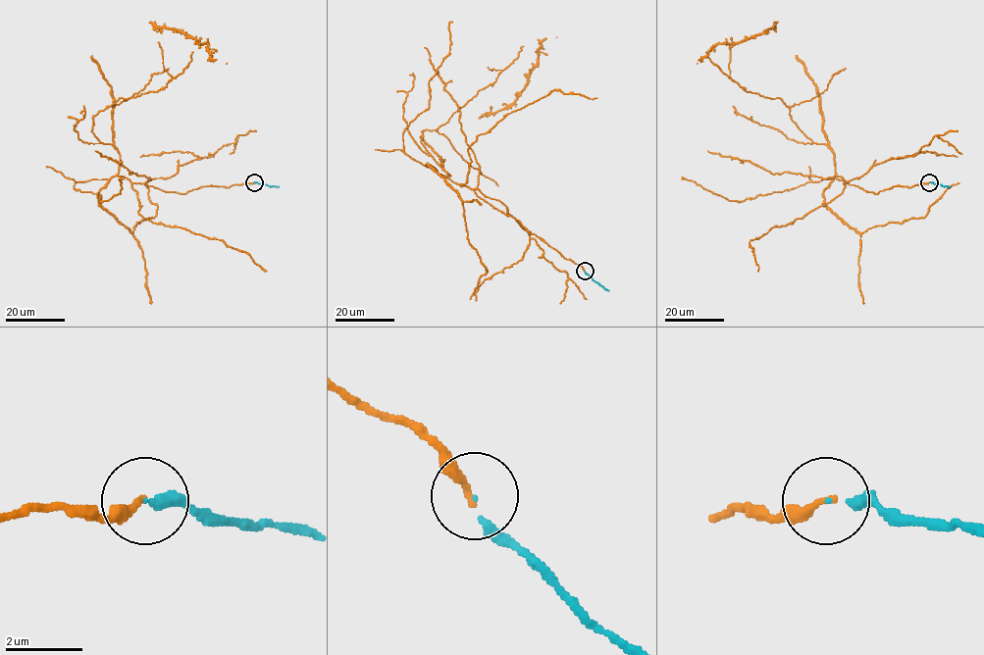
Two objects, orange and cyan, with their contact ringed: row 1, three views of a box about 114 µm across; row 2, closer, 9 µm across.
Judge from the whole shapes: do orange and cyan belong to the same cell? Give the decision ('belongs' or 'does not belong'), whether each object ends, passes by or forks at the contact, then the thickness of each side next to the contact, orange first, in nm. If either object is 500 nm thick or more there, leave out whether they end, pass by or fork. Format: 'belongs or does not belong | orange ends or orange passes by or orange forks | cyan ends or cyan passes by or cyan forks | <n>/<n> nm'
belongs | orange ends | cyan ends | 240/150 nm

